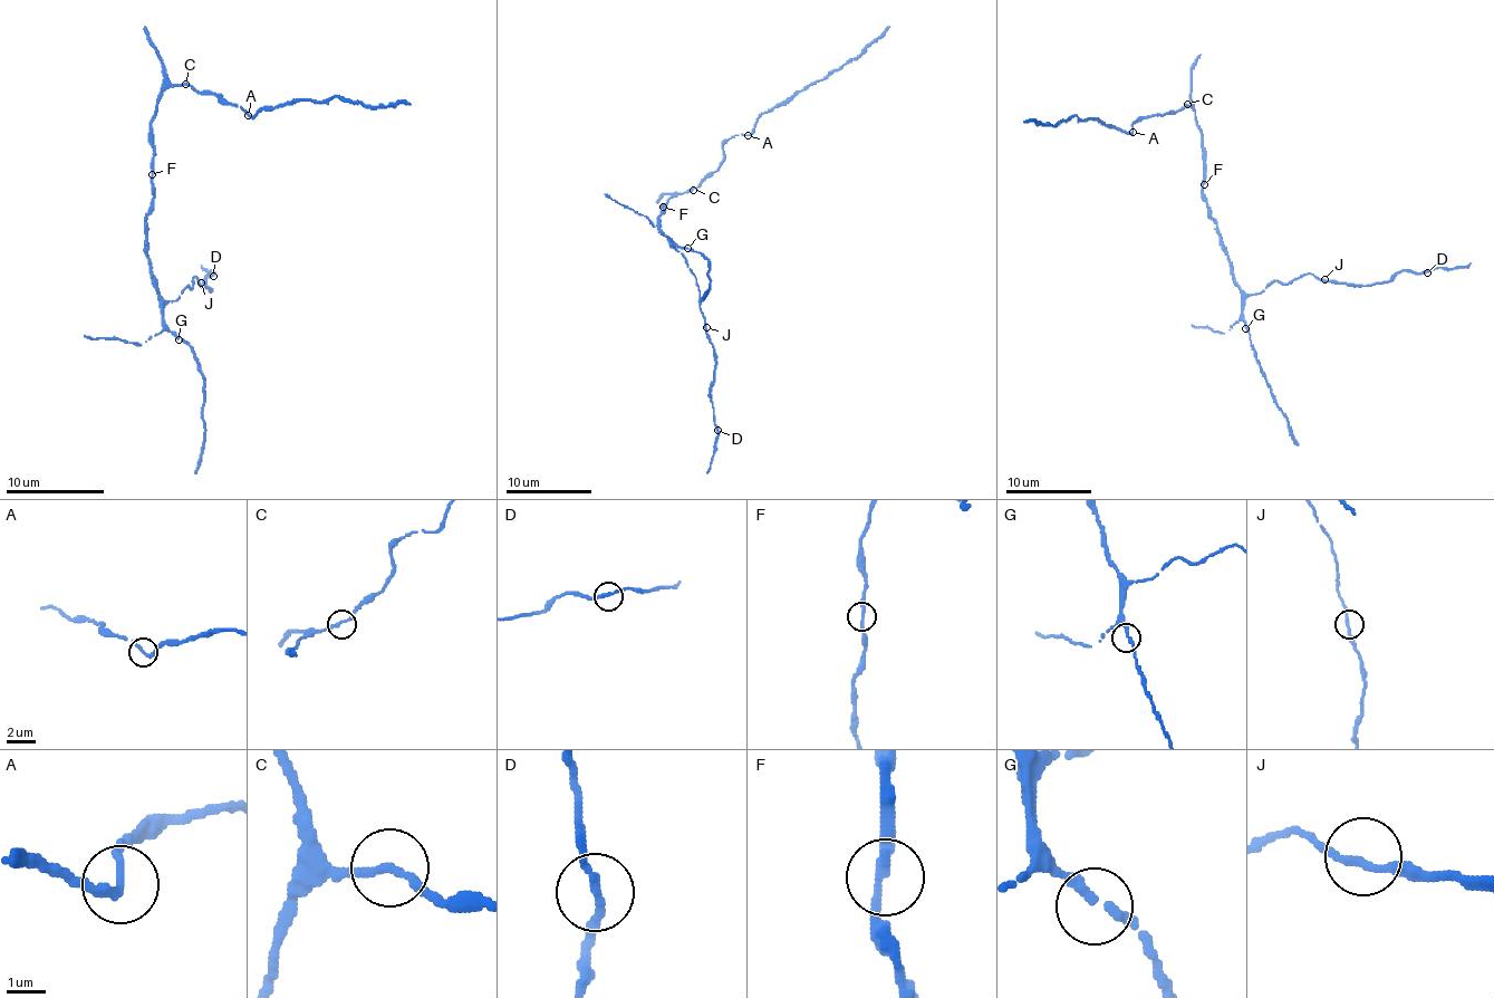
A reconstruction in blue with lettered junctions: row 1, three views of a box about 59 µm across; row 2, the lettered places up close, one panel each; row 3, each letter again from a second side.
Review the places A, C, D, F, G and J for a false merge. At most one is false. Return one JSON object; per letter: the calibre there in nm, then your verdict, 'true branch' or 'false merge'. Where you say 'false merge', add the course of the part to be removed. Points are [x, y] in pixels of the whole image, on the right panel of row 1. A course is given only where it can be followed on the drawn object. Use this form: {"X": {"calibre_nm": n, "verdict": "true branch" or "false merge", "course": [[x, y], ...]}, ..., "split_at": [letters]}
{"A": {"calibre_nm": 240, "verdict": "true branch"}, "C": {"calibre_nm": 240, "verdict": "true branch"}, "D": {"calibre_nm": 240, "verdict": "true branch"}, "F": {"calibre_nm": 260, "verdict": "true branch"}, "G": {"calibre_nm": 240, "verdict": "true branch"}, "J": {"calibre_nm": 200, "verdict": "true branch"}, "split_at": []}

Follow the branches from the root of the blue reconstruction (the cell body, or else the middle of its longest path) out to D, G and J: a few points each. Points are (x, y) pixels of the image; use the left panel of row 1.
D: (152, 174), (146, 256), (156, 293), (176, 300), (195, 276), (210, 290), (205, 276), (213, 276)
G: (152, 174), (154, 202), (146, 217), (146, 256), (152, 266), (152, 282), (161, 297), (161, 323), (179, 339)
J: (152, 174), (154, 202), (146, 217), (152, 282), (164, 300), (176, 300), (193, 285), (195, 276), (201, 282)

